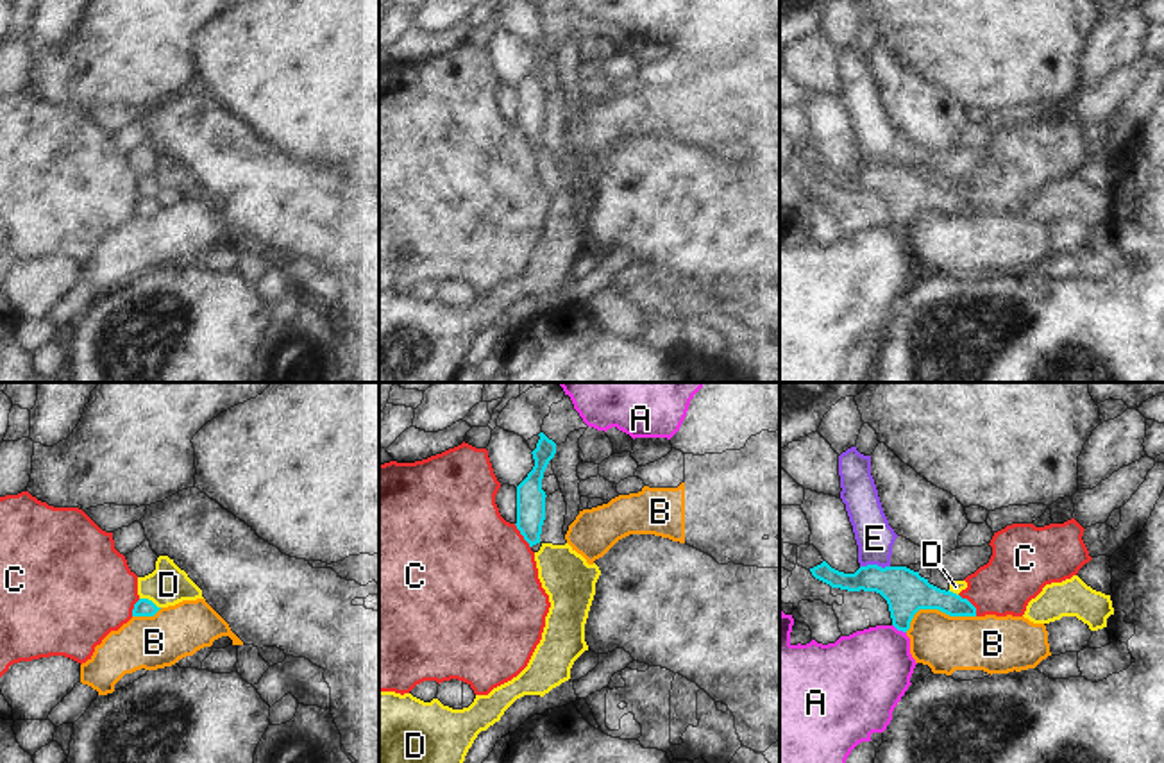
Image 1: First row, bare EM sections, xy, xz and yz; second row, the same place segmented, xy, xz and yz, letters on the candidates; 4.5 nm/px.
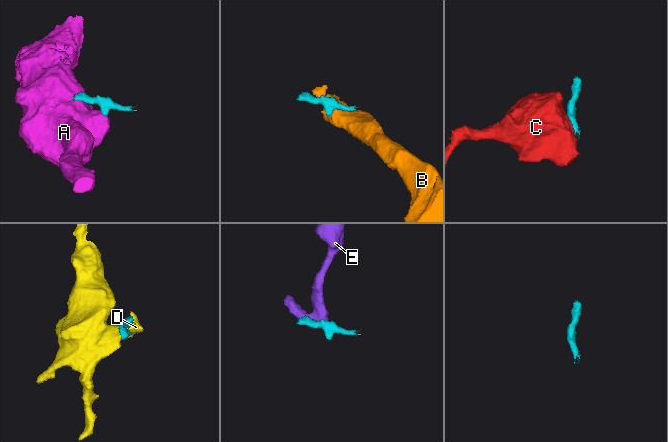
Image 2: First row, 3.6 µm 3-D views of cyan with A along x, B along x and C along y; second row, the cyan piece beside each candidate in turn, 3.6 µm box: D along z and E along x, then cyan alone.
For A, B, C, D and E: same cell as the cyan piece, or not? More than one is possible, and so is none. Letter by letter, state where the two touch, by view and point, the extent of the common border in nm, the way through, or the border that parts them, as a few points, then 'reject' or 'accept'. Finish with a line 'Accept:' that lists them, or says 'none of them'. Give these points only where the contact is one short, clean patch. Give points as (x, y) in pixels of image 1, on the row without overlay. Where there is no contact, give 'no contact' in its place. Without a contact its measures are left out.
A: yz (900, 229) | 80 nm | along yz (893, 224), (905, 233) | reject
B: yz (936, 208) | 320 nm | reject
C: yz (971, 204) | 130 nm | along yz (959, 193), (975, 208), (977, 215) | reject
D: xy (151, 201) | 110 nm | across xy (143, 206), (151, 201), (168, 184) | accept
E: yz (875, 165) | 140 nm | along yz (889, 165), (860, 167) | reject
Accept: D

